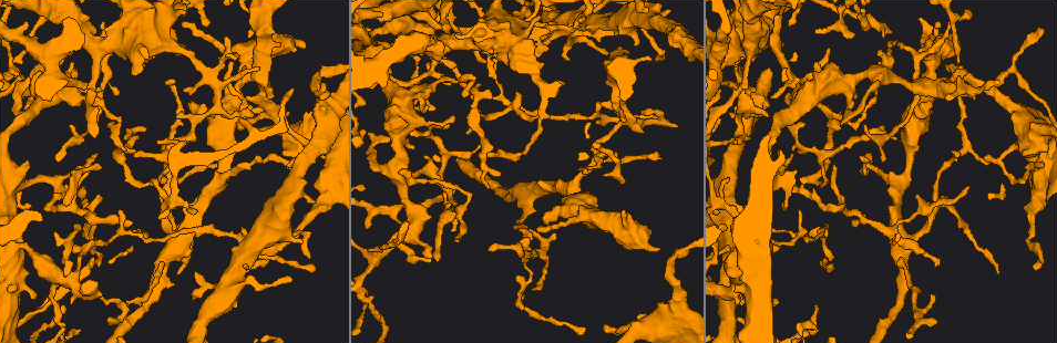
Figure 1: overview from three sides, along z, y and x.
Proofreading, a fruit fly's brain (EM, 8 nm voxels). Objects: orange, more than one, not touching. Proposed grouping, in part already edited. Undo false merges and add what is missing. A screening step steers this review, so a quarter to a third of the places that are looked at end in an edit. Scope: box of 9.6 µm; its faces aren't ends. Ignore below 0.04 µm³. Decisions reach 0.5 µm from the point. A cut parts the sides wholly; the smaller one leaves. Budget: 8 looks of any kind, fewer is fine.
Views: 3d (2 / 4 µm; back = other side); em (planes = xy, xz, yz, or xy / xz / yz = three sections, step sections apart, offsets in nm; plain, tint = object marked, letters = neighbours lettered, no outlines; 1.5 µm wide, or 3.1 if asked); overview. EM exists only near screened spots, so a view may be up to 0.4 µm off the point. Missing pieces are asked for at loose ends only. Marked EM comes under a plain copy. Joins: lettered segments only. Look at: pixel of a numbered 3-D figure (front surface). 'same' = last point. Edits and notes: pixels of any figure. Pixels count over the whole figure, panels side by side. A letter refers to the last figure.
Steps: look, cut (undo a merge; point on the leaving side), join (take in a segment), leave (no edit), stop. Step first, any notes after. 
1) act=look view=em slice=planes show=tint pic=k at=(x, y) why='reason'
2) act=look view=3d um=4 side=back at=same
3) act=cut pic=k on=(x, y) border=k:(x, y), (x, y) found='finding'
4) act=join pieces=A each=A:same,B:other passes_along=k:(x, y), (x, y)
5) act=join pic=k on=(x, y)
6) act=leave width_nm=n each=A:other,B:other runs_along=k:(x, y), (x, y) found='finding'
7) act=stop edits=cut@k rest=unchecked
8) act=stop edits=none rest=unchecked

act=look view=em slice=planes show=letters pic=1 at=(603, 325) why='long arm stops here'

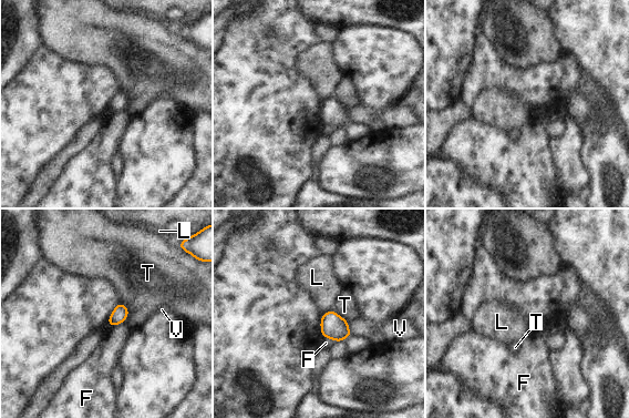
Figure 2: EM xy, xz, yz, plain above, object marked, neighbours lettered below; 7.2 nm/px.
act=leave each=F:other,L:other,T:other,V:other found='no lettered segment goes on from it'

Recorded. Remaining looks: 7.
act=look view=3d um=2 pic=1 at=(449, 126) why='tapers out'

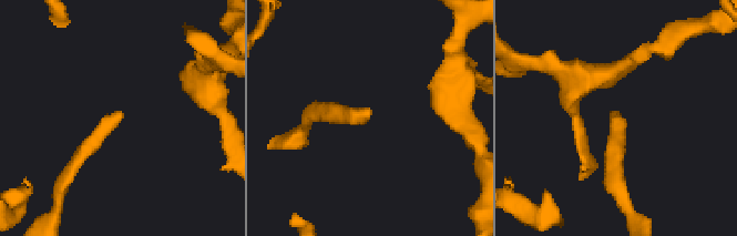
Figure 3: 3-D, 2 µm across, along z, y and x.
act=look view=em slice=planes show=letters pic=3 at=(121, 115) why='shape alone is not enough'

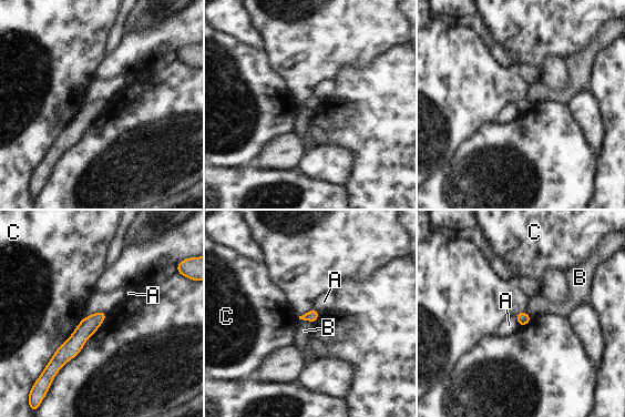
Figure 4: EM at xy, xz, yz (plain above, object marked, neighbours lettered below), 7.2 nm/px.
act=leave each=A:other,B:other,C:other found='none of them fits'

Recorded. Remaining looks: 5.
act=look view=em slice=planes show=letters pic=1 at=(804, 232) why='narrows sharply'

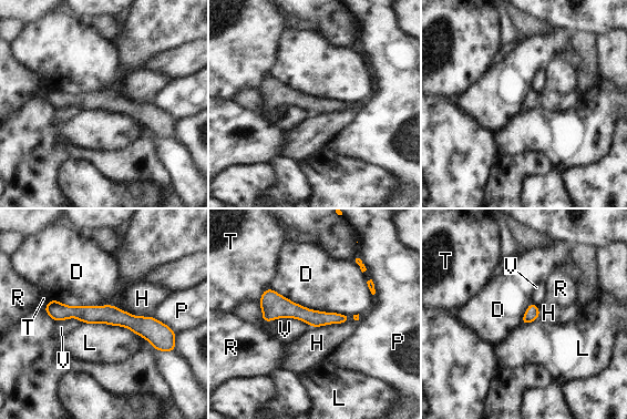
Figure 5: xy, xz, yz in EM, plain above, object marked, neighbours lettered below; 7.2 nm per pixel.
act=leave longest_contact=D:600nm each=D:other,H:other,L:other,P:other,R:other,T:other,V:other runs_along=5:(48, 308), (109, 314), (154, 327) found='one cell here'

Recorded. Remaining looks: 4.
act=stop edits=none rest=unchecked

